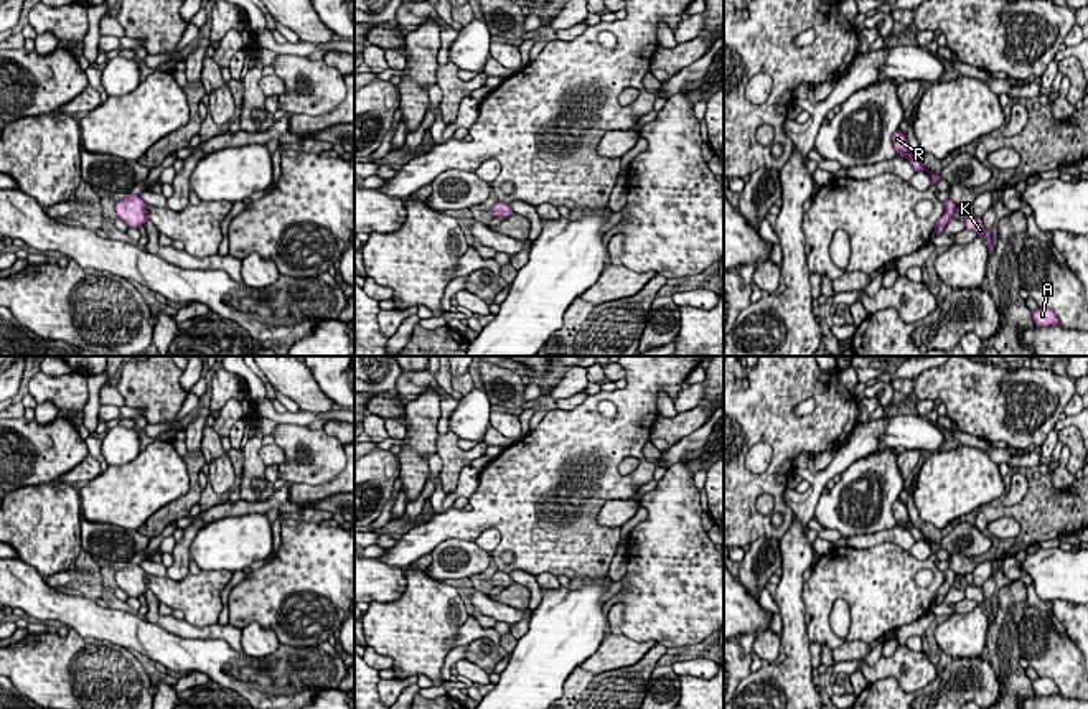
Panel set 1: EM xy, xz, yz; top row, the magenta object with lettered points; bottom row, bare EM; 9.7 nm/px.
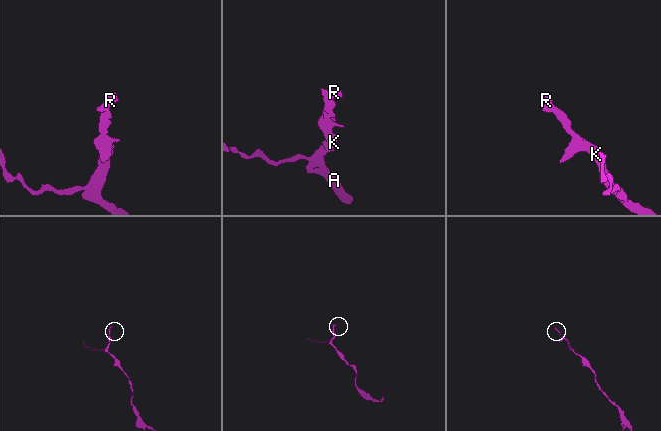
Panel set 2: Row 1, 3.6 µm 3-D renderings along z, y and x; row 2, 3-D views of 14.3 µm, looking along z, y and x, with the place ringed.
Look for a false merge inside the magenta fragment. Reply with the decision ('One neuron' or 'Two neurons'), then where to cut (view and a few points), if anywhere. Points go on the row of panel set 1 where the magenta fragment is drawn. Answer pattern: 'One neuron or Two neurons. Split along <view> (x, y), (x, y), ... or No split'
One neuron. No split

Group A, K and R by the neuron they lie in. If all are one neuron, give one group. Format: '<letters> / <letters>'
A K R

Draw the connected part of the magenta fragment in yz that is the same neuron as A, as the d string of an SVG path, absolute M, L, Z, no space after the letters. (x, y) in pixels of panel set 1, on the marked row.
M1037 308L1032 312L1037 326L1062 326L1060 320L1050 308Z

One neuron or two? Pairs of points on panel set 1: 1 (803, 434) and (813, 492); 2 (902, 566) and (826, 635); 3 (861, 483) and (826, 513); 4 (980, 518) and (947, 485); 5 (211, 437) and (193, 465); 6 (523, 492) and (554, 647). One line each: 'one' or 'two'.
1: two
2: one
3: one
4: two
5: two
6: two

